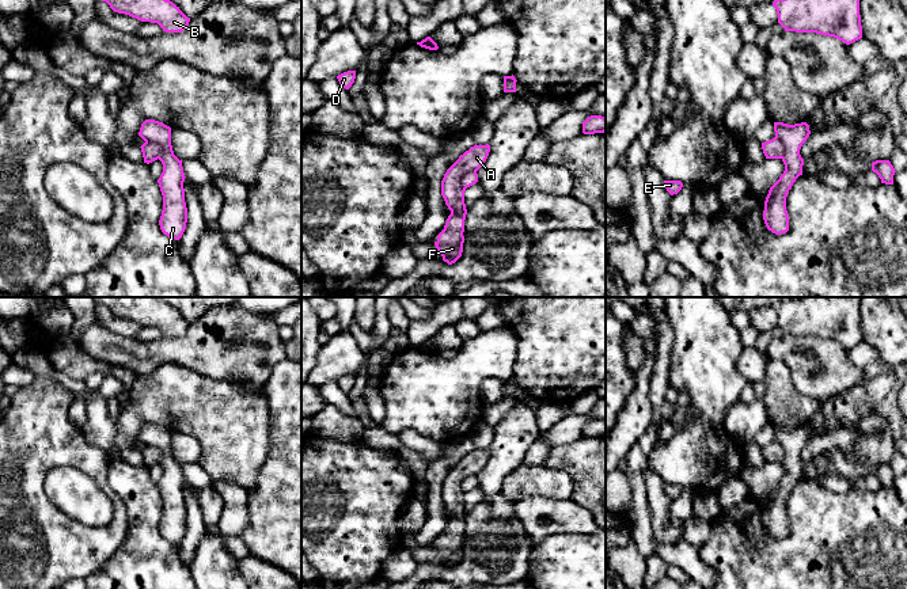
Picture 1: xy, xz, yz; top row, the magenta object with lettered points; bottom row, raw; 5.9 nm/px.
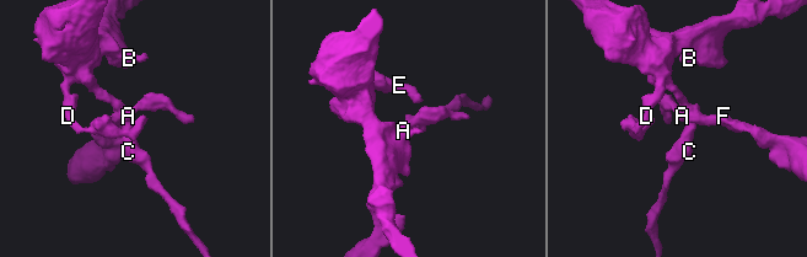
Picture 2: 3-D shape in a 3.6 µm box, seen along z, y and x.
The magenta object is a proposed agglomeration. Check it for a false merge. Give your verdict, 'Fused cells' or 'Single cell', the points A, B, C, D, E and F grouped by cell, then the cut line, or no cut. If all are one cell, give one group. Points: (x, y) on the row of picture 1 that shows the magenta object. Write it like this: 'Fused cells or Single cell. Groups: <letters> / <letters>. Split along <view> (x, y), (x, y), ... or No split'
Fused cells. Groups: A F / B C D E. Split along xy (145, 140), (152, 140), (160, 147), (159, 158)

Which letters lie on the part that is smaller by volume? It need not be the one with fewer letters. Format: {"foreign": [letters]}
{"foreign": ["A", "F"]}

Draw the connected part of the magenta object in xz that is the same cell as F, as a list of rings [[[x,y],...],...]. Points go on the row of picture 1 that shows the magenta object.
[[[474,145],[447,170],[441,180],[441,195],[445,205],[451,210],[444,229],[437,235],[434,242],[443,261],[448,265],[455,263],[463,252],[464,243],[464,220],[467,214],[464,204],[466,189],[462,185],[462,178],[468,171],[478,171],[486,162],[490,152],[490,145]]]

